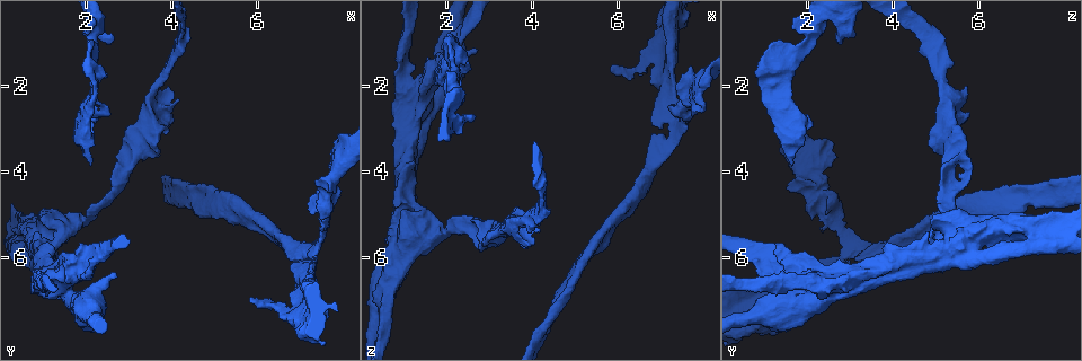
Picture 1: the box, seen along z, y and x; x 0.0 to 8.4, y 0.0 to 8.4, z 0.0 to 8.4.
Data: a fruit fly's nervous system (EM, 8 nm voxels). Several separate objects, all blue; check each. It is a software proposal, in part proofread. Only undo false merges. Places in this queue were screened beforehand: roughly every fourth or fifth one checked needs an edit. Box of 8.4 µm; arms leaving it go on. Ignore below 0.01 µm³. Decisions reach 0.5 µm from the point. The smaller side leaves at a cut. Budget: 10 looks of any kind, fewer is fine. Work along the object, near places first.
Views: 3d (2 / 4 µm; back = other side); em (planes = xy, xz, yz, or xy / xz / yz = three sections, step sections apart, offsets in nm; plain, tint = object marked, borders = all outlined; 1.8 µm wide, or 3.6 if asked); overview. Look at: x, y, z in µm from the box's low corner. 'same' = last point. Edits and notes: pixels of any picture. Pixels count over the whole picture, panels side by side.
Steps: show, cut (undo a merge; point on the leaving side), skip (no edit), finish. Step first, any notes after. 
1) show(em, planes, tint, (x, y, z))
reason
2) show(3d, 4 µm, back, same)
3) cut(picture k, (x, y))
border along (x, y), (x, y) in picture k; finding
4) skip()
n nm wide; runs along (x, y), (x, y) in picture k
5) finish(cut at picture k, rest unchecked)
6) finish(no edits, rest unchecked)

show(3d, 2 µm, (3.05, 3.65, 5.50))
sharp bend

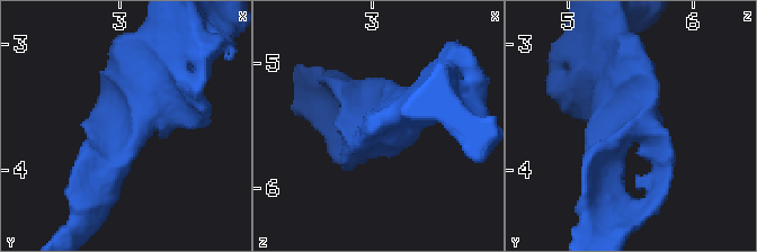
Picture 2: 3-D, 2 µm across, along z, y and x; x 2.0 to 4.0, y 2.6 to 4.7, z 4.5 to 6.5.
show(em, planes, tint, (3.00, 3.66, 5.50))

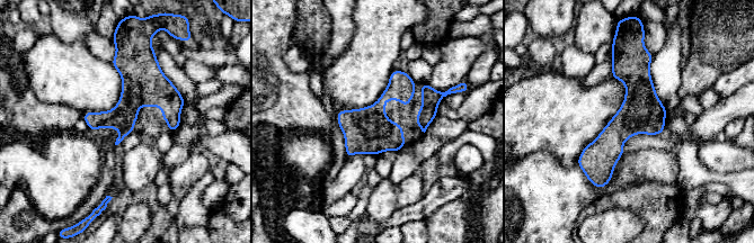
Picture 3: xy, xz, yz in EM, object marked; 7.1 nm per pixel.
skip()
runs along (624, 52), (633, 115), (604, 181) in picture 3; continuous, no second neuron

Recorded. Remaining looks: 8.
show(3d, 2 µm, (1.45, 6.65, 2.45))
four or more arms meet

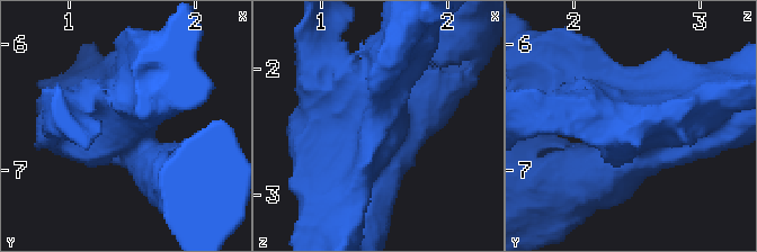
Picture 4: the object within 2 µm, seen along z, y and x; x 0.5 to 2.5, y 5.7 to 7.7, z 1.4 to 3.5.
show(em, yz, step 4, tint, (1.46, 6.72, 2.42))
4 arms

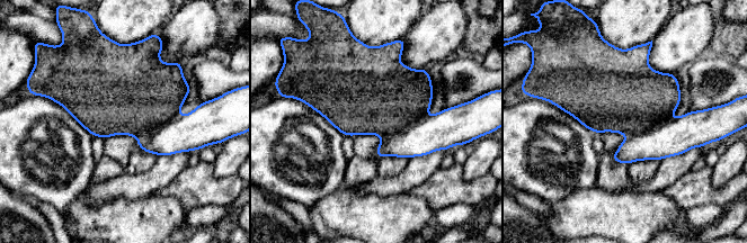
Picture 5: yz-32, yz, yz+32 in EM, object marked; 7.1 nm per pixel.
show(em, planes, borders, same)

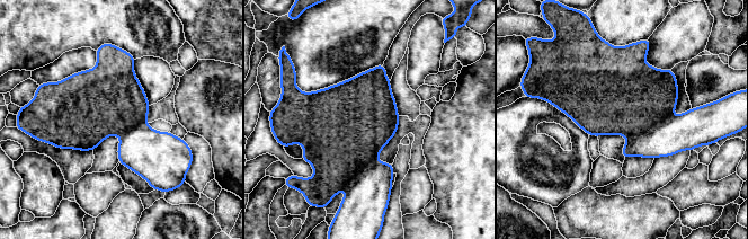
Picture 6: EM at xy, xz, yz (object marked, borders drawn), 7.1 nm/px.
cut(picture 6, (683, 132))
border along (670, 115), (642, 133), (626, 136) in picture 6; a second neuron is stuck on

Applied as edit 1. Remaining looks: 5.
show(overview)

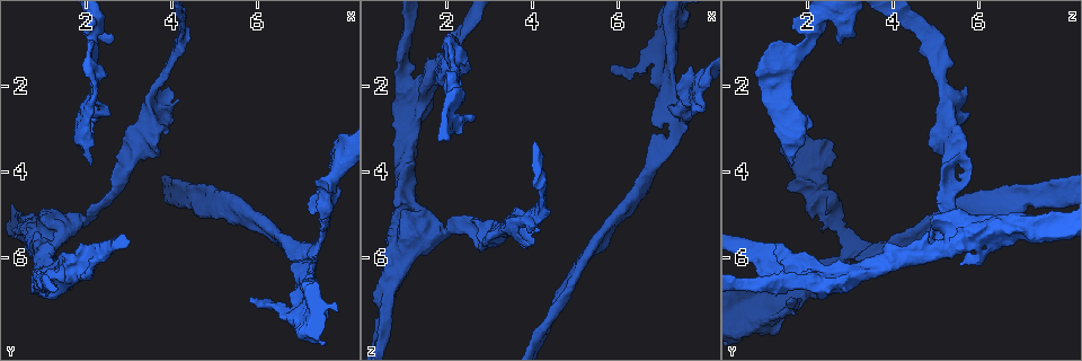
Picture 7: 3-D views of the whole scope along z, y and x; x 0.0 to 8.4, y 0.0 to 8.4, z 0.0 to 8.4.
show(3d, 2 µm, (7.30, 5.85, 3.00))
abrupt turn

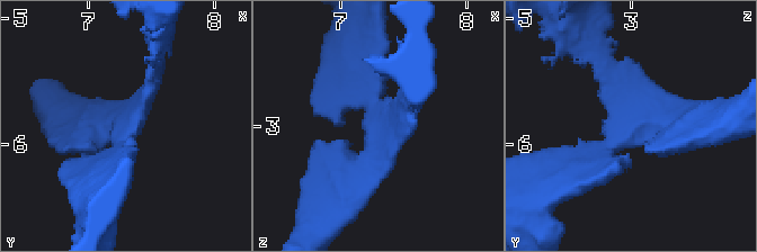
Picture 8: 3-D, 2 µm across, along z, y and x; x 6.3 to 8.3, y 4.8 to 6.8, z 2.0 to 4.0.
show(em, planes, tint, (7.28, 5.86, 3.06))
3 arms

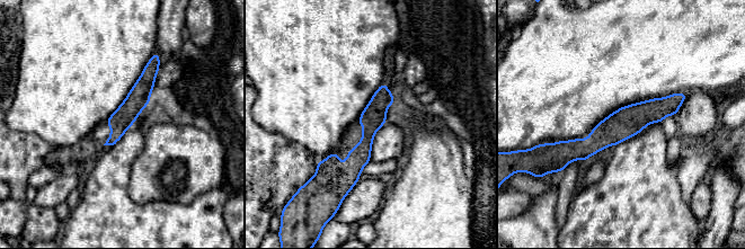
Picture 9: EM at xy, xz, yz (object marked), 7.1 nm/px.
skip()
runs along (684, 95), (588, 147), (560, 147) in picture 9; continuous, no second neuron

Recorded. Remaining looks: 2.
show(3d, 2 µm, (7.20, 7.15, 0.80))

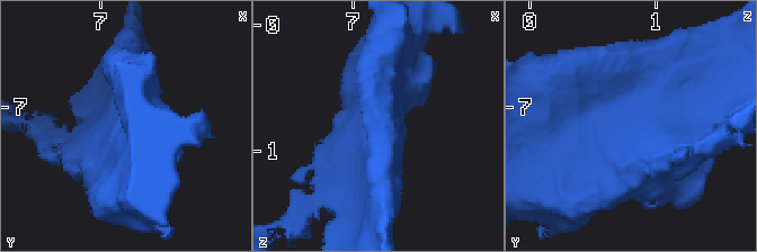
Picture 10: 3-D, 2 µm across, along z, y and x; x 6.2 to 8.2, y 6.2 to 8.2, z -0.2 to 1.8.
show(em, planes, tint, same)
need the tissue

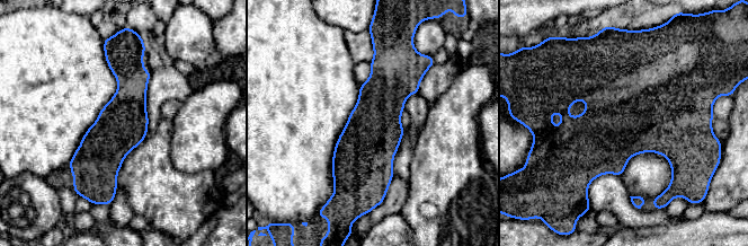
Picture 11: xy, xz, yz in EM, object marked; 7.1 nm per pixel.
skip()
runs along (115, 54), (125, 115), (108, 141), (108, 189) in picture 11; one neuron here

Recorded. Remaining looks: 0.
finish(cut at picture 6, rest unchecked)

